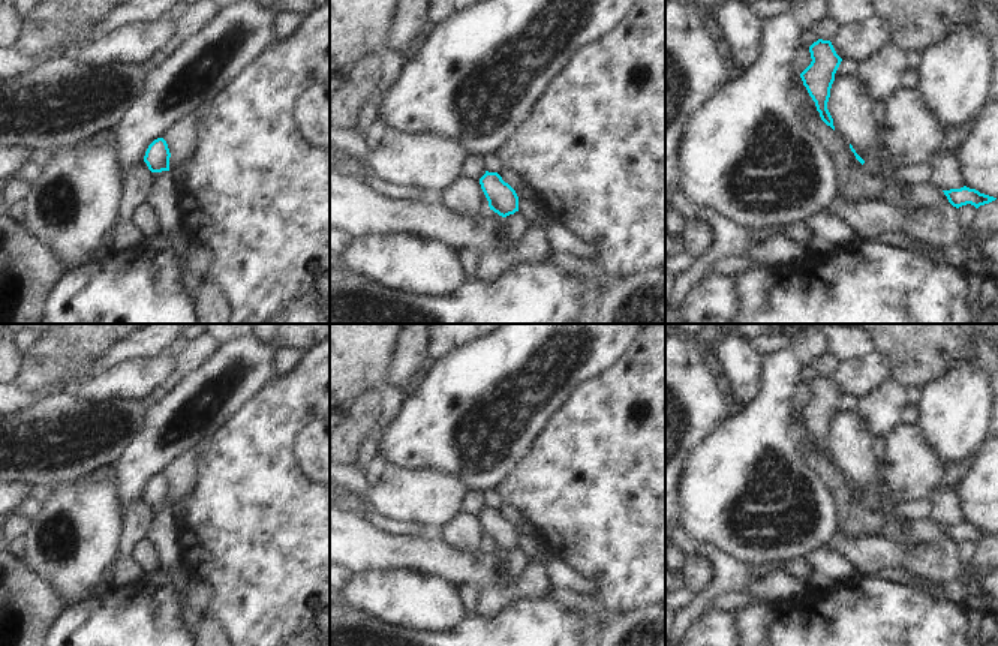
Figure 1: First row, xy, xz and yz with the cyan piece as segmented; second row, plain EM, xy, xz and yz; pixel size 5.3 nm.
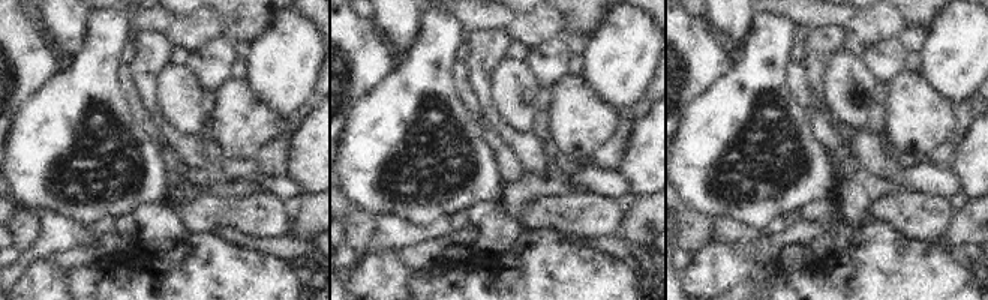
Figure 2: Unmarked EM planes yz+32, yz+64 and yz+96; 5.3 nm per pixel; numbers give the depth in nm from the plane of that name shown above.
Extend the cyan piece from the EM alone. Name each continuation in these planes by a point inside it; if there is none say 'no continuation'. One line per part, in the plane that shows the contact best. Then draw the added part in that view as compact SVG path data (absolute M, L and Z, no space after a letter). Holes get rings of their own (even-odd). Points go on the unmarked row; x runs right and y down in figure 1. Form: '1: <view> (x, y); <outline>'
no continuation

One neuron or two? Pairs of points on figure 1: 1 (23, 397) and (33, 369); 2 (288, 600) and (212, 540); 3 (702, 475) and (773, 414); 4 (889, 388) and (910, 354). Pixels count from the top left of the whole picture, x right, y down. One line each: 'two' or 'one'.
1: two
2: one
3: one
4: two

